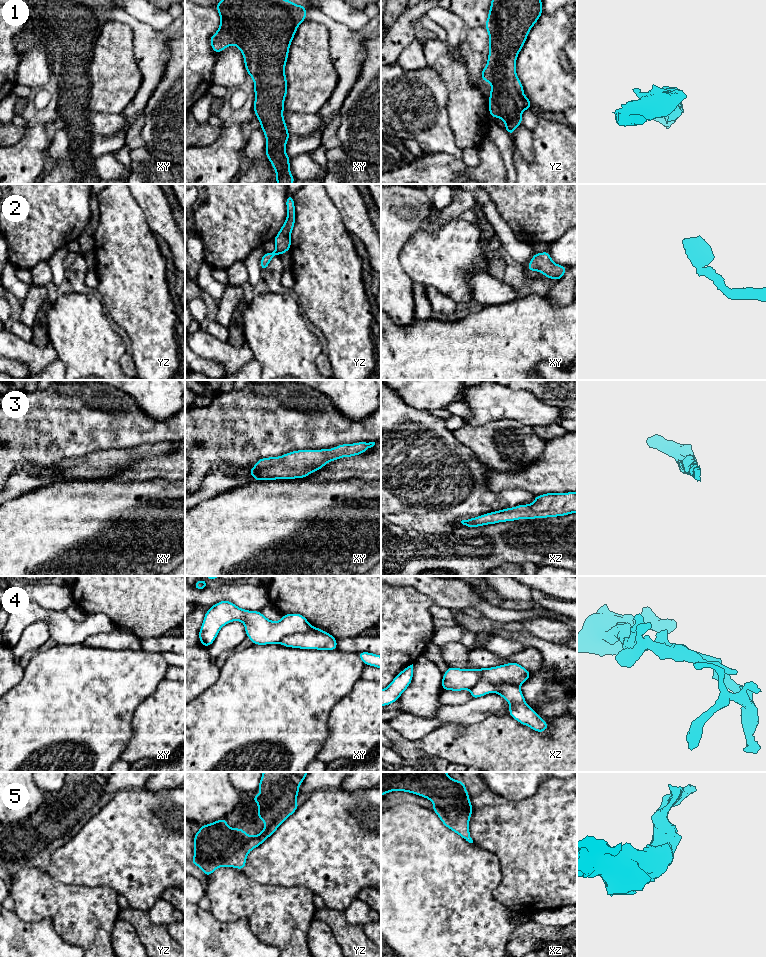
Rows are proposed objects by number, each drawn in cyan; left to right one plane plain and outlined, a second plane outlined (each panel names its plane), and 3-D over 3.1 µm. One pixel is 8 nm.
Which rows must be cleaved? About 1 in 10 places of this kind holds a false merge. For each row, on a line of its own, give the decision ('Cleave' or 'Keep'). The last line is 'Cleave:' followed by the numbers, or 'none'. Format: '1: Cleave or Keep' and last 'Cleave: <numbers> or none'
1: Keep
2: Keep
3: Keep
4: Cleave
5: Keep
Cleave: 4

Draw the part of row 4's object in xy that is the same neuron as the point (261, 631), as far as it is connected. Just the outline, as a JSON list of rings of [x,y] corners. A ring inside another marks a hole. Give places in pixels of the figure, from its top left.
[[[224,600],[211,606],[205,613],[199,630],[199,640],[209,647],[216,639],[221,628],[229,622],[242,621],[247,637],[255,645],[277,644],[290,634],[305,633],[311,624],[301,614],[283,614],[280,621],[267,619],[260,611],[249,611]]]

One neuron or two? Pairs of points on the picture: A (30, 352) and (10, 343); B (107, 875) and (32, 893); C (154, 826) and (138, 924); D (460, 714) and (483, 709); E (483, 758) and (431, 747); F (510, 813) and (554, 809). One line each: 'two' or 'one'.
A: one
B: two
C: two
D: one
E: one
F: one

